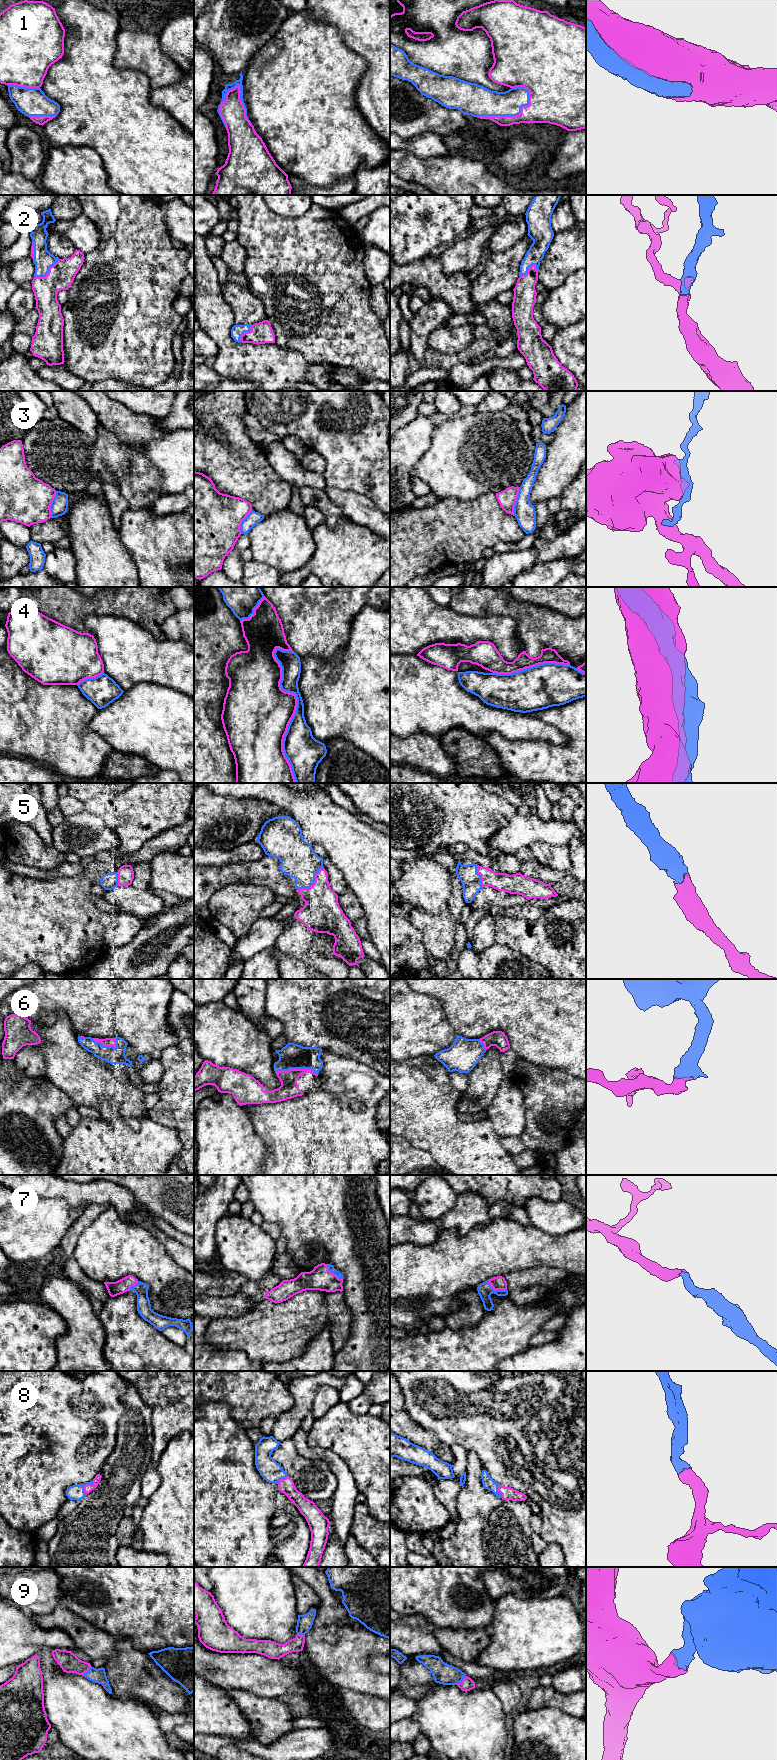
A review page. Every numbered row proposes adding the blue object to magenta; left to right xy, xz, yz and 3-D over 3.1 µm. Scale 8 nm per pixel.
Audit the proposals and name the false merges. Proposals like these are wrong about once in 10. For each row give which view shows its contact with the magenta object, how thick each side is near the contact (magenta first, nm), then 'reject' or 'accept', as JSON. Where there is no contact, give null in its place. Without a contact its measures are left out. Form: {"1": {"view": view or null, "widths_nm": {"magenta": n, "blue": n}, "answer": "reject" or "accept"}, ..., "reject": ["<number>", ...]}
{"1": {"view": "yz", "widths_nm": {"magenta": 220, "blue": 220}, "answer": "accept"}, "2": {"view": "xy", "widths_nm": {"magenta": 200, "blue": 160}, "answer": "accept"}, "3": {"view": "yz", "widths_nm": {"magenta": 140, "blue": 170}, "answer": "accept"}, "4": {"view": "xz", "widths_nm": {"magenta": 440, "blue": 240}, "answer": "accept"}, "5": {"view": "xz", "widths_nm": {"magenta": 300, "blue": 280}, "answer": "accept"}, "6": {"view": "xz", "widths_nm": {"magenta": 150, "blue": 200}, "answer": "accept"}, "7": {"view": "yz", "widths_nm": {"magenta": 110, "blue": 110}, "answer": "accept"}, "8": {"view": "xy", "widths_nm": {"magenta": 70, "blue": 130}, "answer": "accept"}, "9": {"view": "yz", "widths_nm": {"magenta": 100, "blue": 170}, "answer": "accept"}, "reject": []}

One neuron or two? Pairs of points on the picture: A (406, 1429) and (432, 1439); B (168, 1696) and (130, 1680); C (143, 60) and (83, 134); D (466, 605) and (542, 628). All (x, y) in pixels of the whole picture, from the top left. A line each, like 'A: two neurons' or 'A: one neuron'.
A: one neuron
B: one neuron
C: two neurons
D: one neuron

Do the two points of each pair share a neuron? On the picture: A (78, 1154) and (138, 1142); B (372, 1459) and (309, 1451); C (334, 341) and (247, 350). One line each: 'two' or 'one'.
A: one
B: two
C: two

